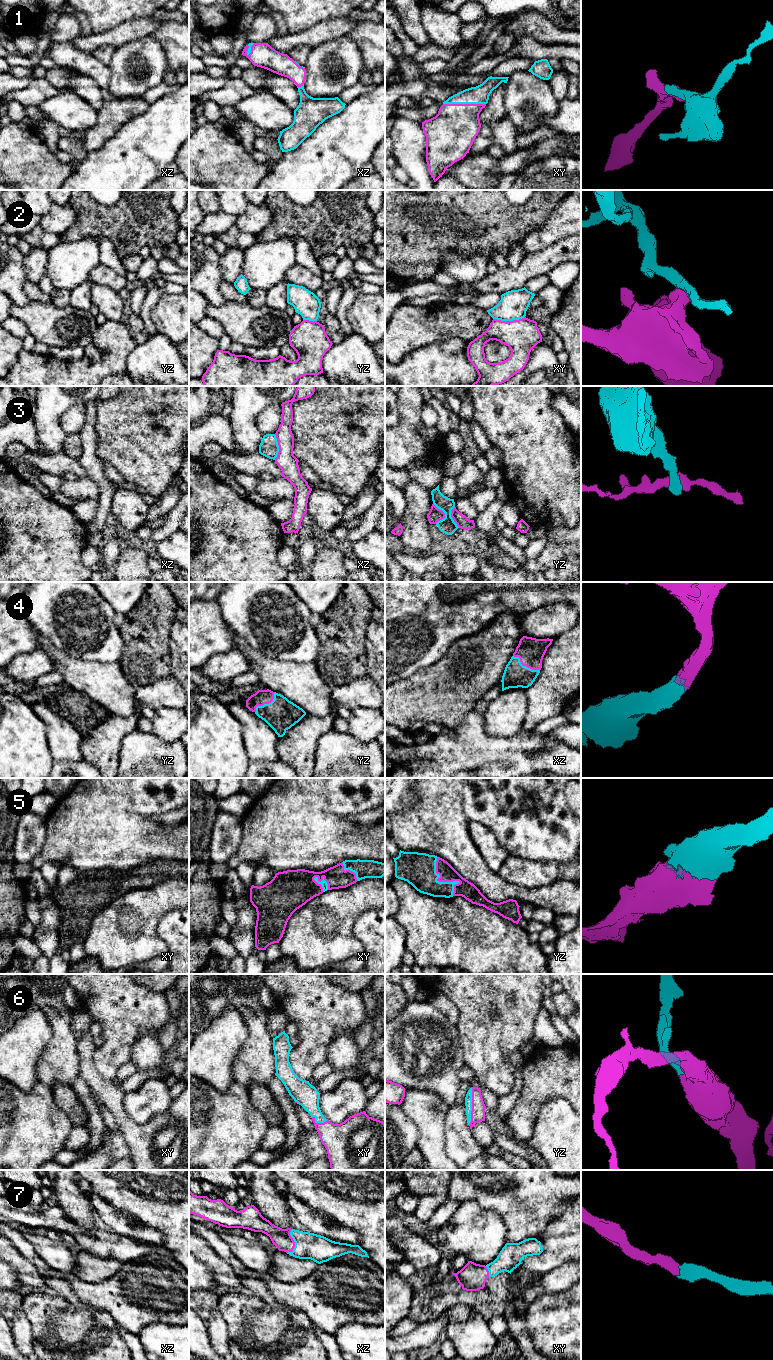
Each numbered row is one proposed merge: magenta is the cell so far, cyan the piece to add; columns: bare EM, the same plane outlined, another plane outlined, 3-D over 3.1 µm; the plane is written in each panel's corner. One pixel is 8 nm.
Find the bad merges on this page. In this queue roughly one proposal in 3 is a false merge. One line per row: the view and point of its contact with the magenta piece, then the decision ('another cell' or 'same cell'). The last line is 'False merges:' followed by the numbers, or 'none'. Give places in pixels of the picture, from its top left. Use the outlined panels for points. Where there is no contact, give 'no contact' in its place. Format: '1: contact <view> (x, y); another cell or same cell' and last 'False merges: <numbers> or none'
1: contact xy (464, 104); same cell
2: contact xy (508, 321); another cell
3: contact xz (279, 447); another cell
4: contact xz (525, 665); same cell
5: contact yz (444, 881); same cell
6: contact yz (472, 1106); same cell
7: contact xz (294, 1242); same cell
False merges: 2, 3

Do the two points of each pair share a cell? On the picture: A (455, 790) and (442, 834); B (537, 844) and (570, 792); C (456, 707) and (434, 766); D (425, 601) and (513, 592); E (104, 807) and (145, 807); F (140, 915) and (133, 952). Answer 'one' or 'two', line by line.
A: one
B: two
C: two
D: one
E: two
F: one

